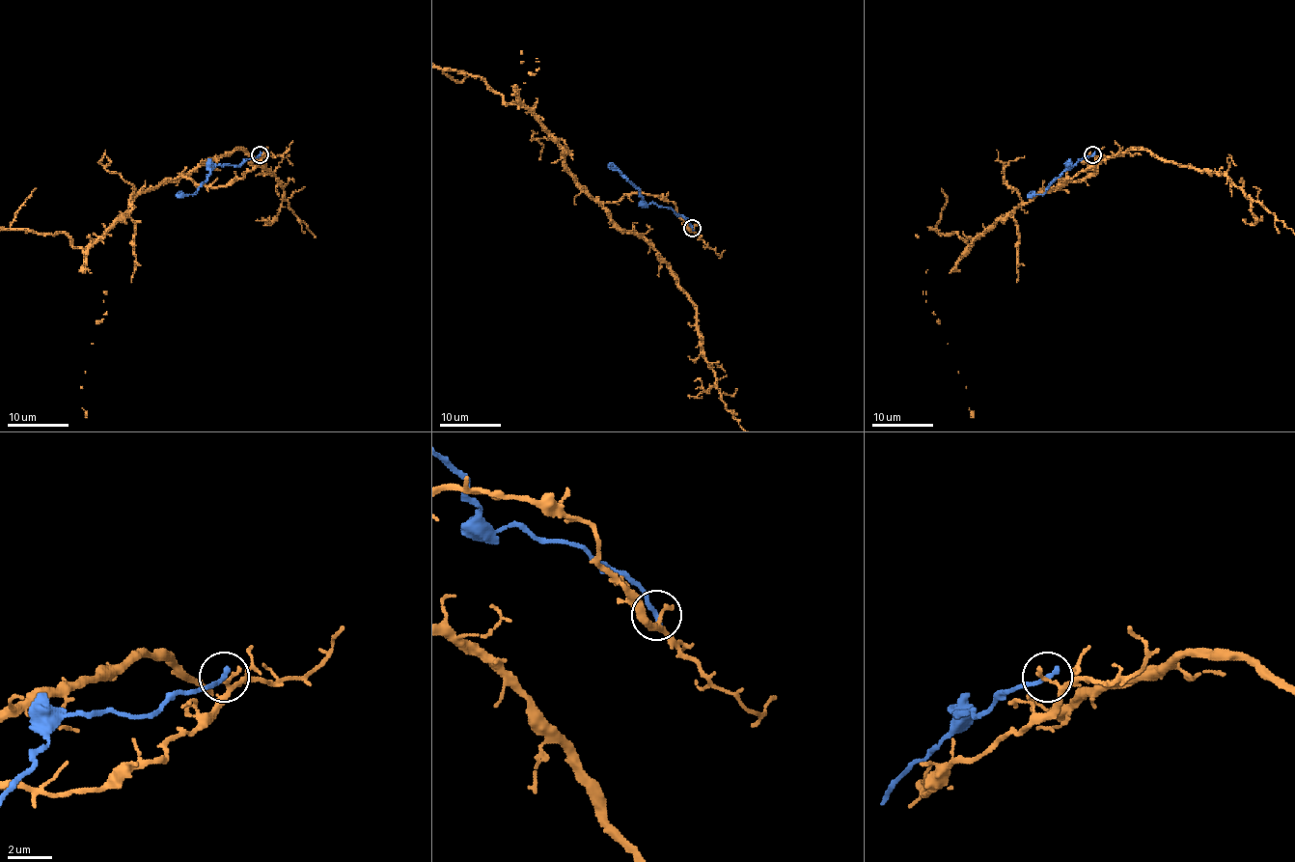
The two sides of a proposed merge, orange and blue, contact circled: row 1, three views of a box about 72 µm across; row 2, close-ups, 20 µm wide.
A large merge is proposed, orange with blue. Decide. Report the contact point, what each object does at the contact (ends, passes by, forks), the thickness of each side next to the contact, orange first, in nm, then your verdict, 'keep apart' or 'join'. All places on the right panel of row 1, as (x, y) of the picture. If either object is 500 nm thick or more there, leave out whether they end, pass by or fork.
(1092, 154) | orange passes by | blue ends | 170/260 nm | keep apart

